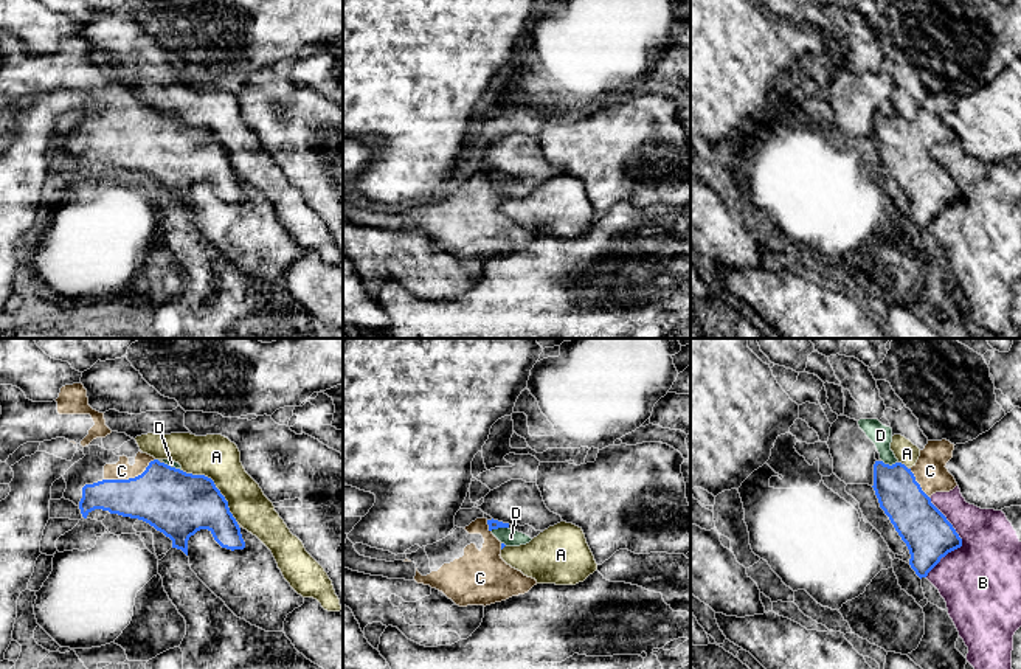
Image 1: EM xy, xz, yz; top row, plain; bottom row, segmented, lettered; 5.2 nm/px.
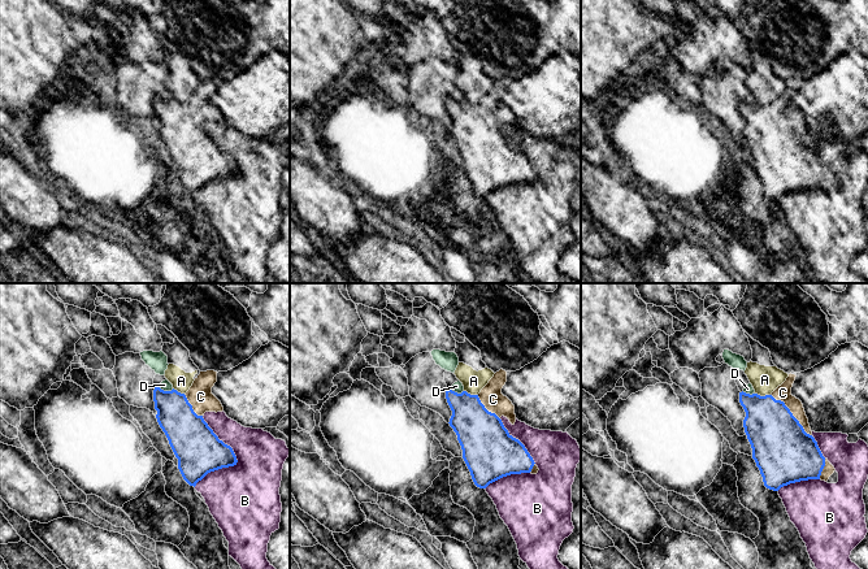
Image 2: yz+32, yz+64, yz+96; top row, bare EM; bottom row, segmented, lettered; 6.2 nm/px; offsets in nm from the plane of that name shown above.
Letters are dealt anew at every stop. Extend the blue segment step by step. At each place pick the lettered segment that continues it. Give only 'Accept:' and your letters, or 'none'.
Accept: C

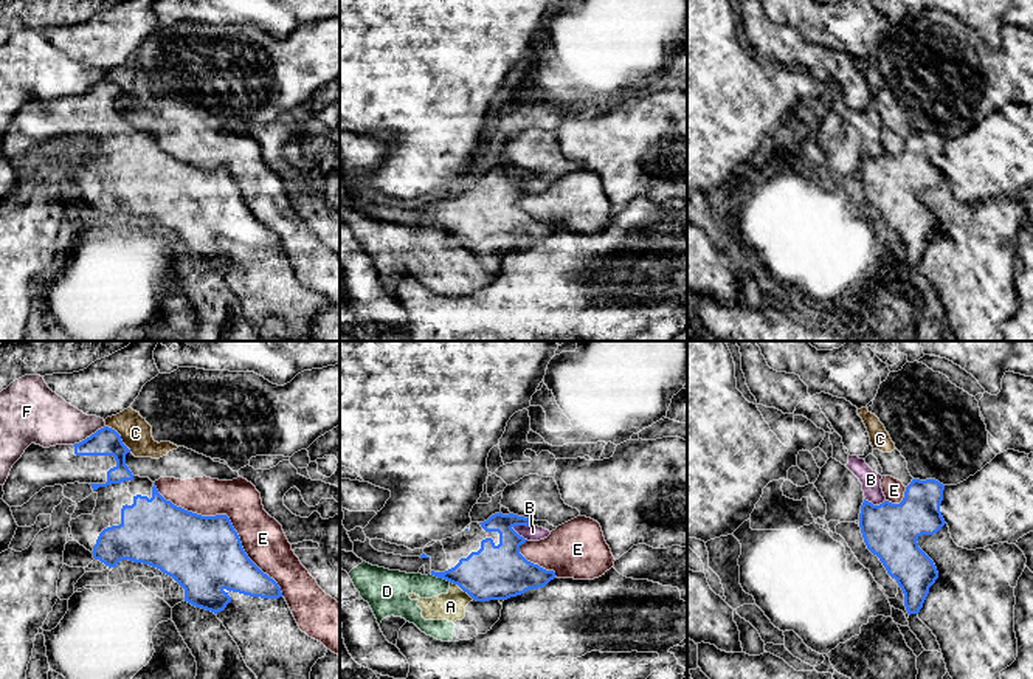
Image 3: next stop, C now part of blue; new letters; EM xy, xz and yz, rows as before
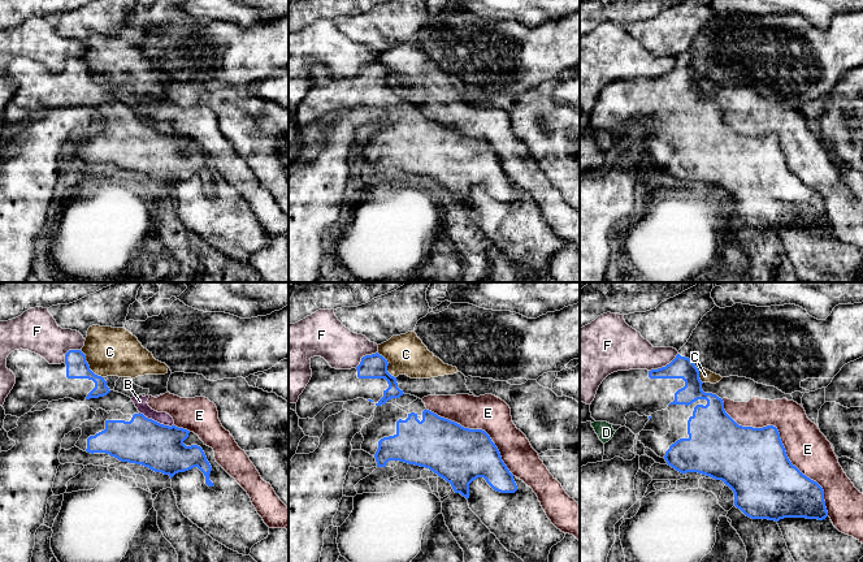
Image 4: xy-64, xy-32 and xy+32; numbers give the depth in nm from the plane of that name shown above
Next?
Accept: none

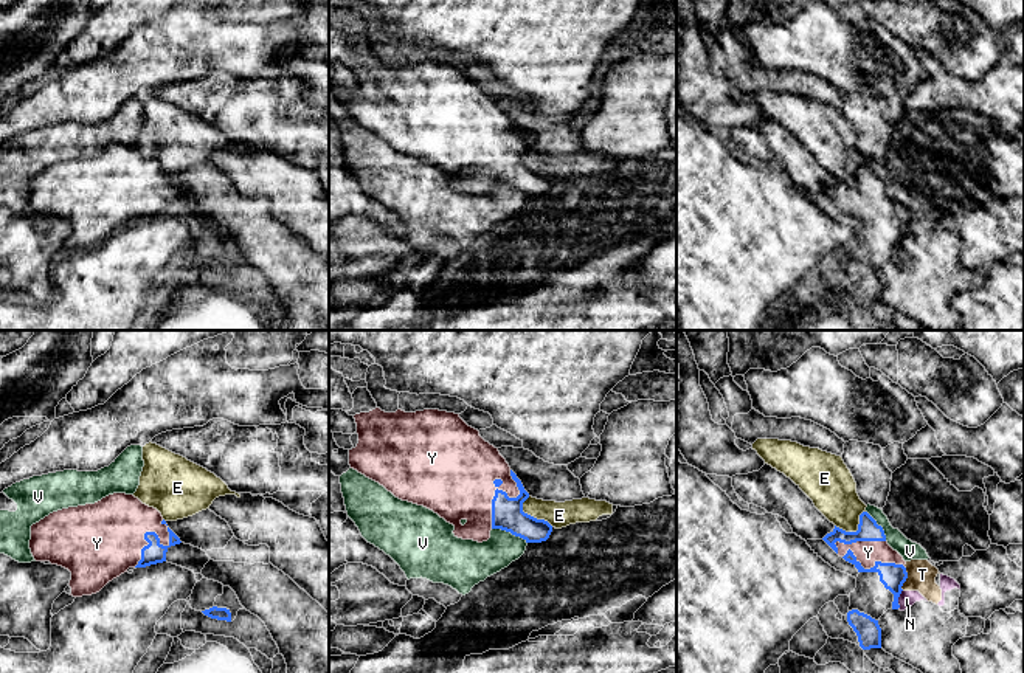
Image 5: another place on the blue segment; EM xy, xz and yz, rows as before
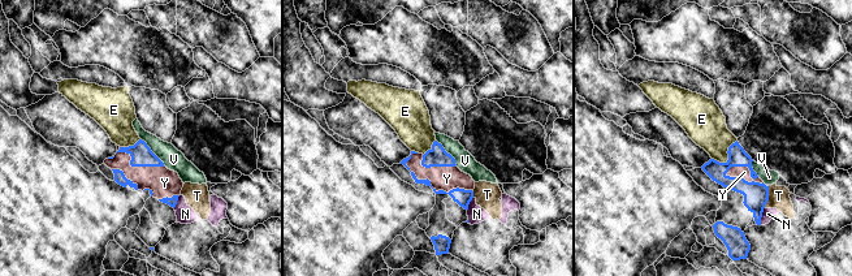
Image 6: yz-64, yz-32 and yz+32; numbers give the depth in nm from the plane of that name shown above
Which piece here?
Accept: Y

